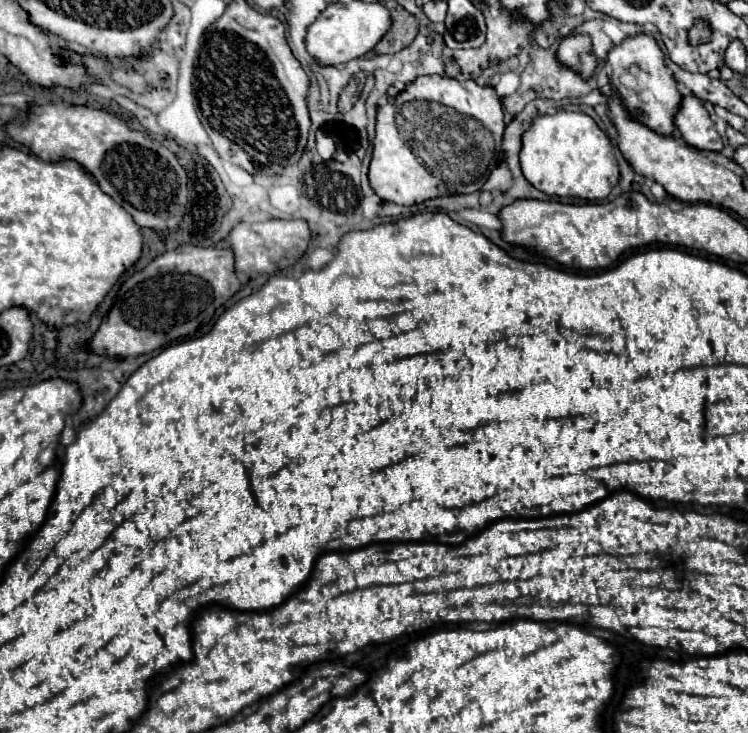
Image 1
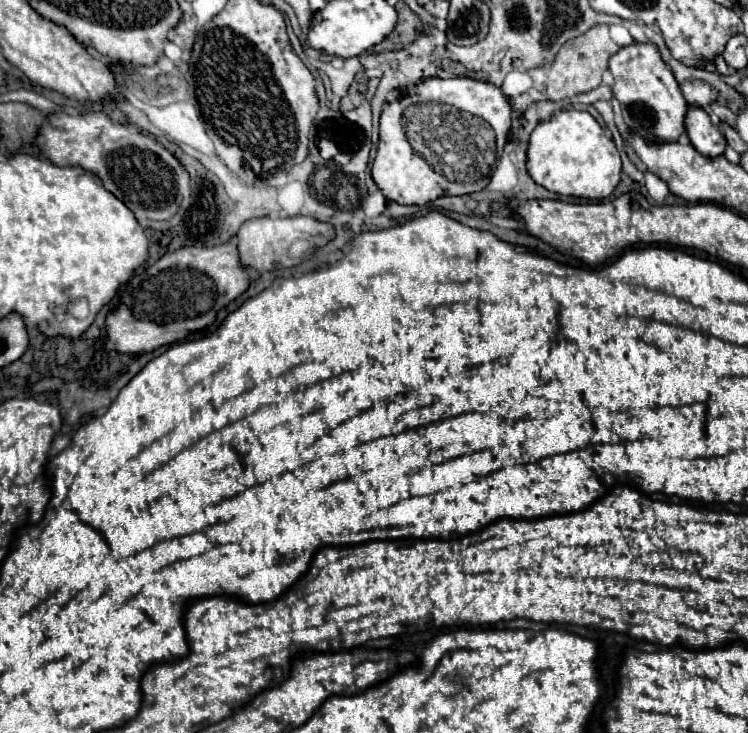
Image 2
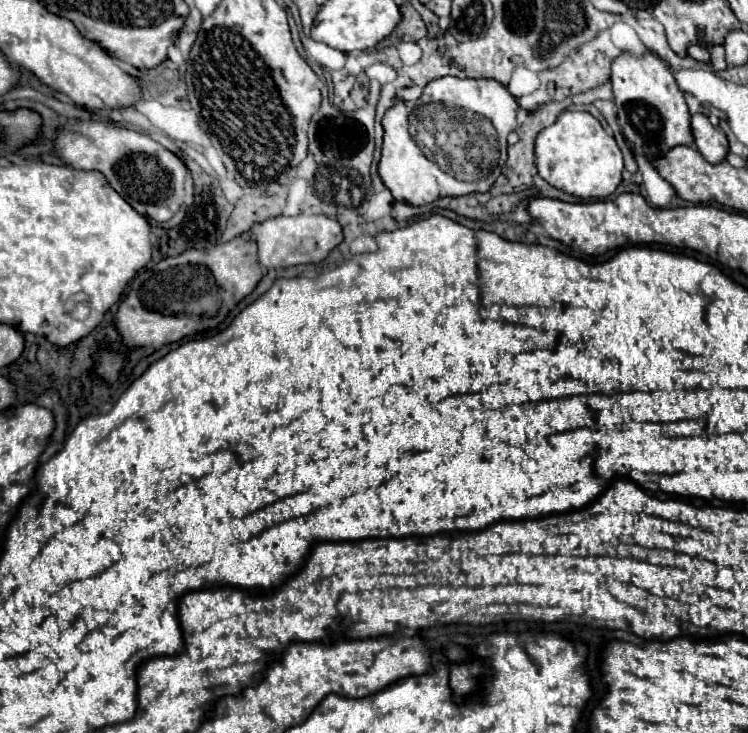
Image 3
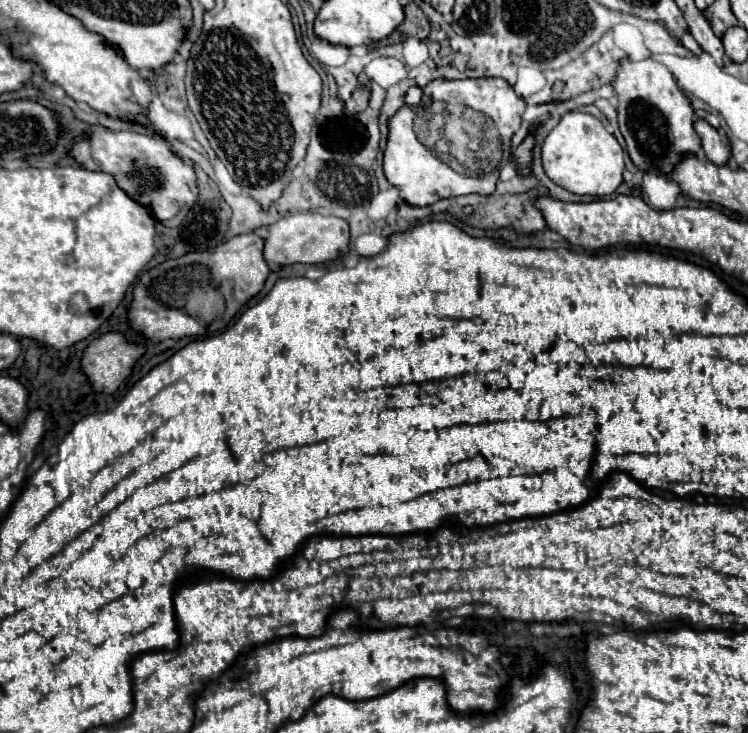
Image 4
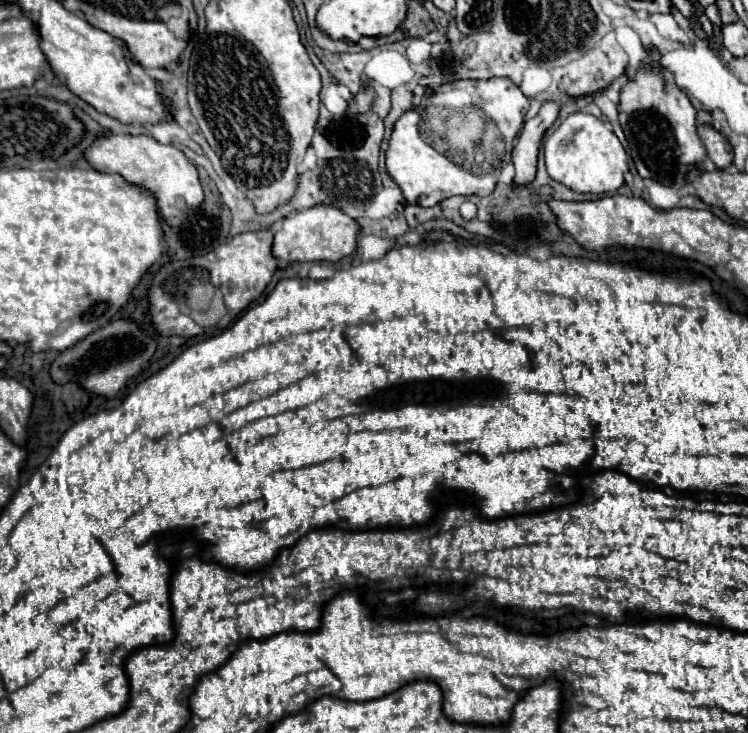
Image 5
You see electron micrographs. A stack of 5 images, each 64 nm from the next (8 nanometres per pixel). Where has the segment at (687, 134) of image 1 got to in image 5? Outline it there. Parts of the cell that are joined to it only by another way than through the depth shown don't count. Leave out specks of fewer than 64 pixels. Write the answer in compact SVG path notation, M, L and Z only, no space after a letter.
M698 126L698 134L702 138L702 144L708 152L708 158L720 168L720 170L726 170L728 166L732 166L732 146L728 144L728 140L718 132L714 130L712 126Z

